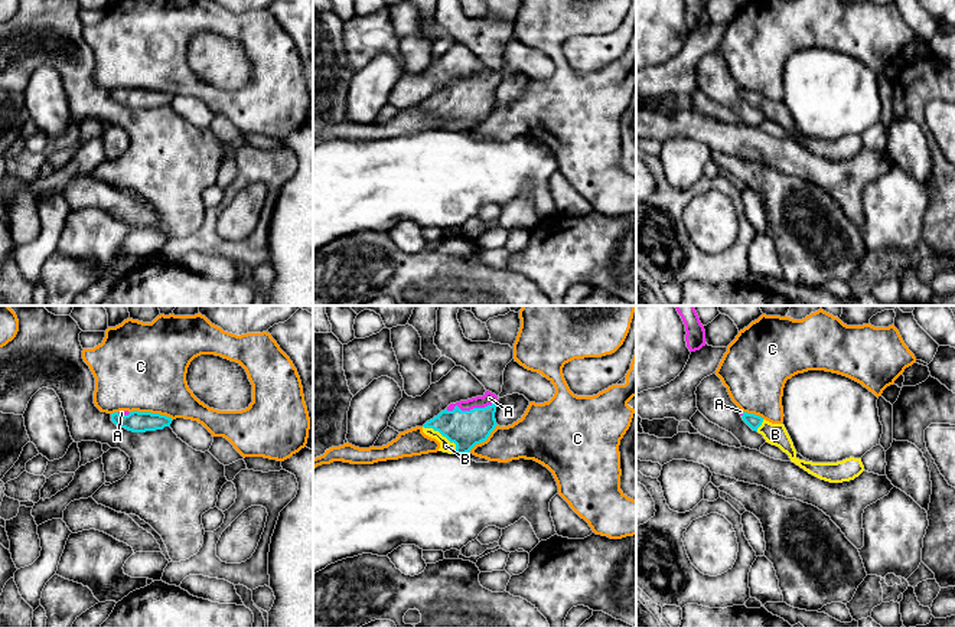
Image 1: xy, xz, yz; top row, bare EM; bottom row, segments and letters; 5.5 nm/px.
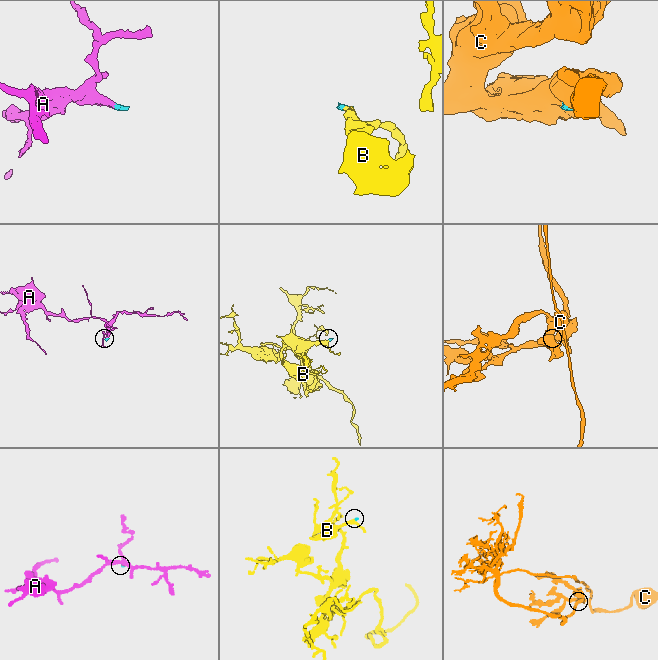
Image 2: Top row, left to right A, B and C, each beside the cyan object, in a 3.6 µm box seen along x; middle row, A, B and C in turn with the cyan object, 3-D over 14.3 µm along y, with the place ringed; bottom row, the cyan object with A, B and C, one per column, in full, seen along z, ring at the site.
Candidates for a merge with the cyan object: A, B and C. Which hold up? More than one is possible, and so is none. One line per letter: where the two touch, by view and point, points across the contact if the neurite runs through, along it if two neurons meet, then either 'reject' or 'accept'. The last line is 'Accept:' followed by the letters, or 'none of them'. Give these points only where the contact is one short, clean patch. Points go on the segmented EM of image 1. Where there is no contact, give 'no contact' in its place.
A: xz (471, 410) | across xz (466, 428), (471, 420), (471, 410), (479, 408), (489, 398) | accept
B: xz (443, 436) | across xz (466, 428), (449, 430), (443, 436), (446, 446) | accept
C: xy (150, 412) | along xy (130, 411), (159, 412), (172, 420) | reject
Accept: A, B

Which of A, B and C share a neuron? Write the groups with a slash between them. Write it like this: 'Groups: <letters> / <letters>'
Groups: A B / C

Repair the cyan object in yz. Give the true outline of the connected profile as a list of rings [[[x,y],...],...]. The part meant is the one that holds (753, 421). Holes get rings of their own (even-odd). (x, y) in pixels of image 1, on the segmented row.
[[[743,412],[741,418],[753,431],[762,434],[766,443],[779,447],[789,455],[792,463],[821,480],[829,483],[842,483],[854,480],[864,471],[861,458],[854,457],[837,463],[812,463],[799,460],[783,424],[772,424],[759,415],[747,412]]]

